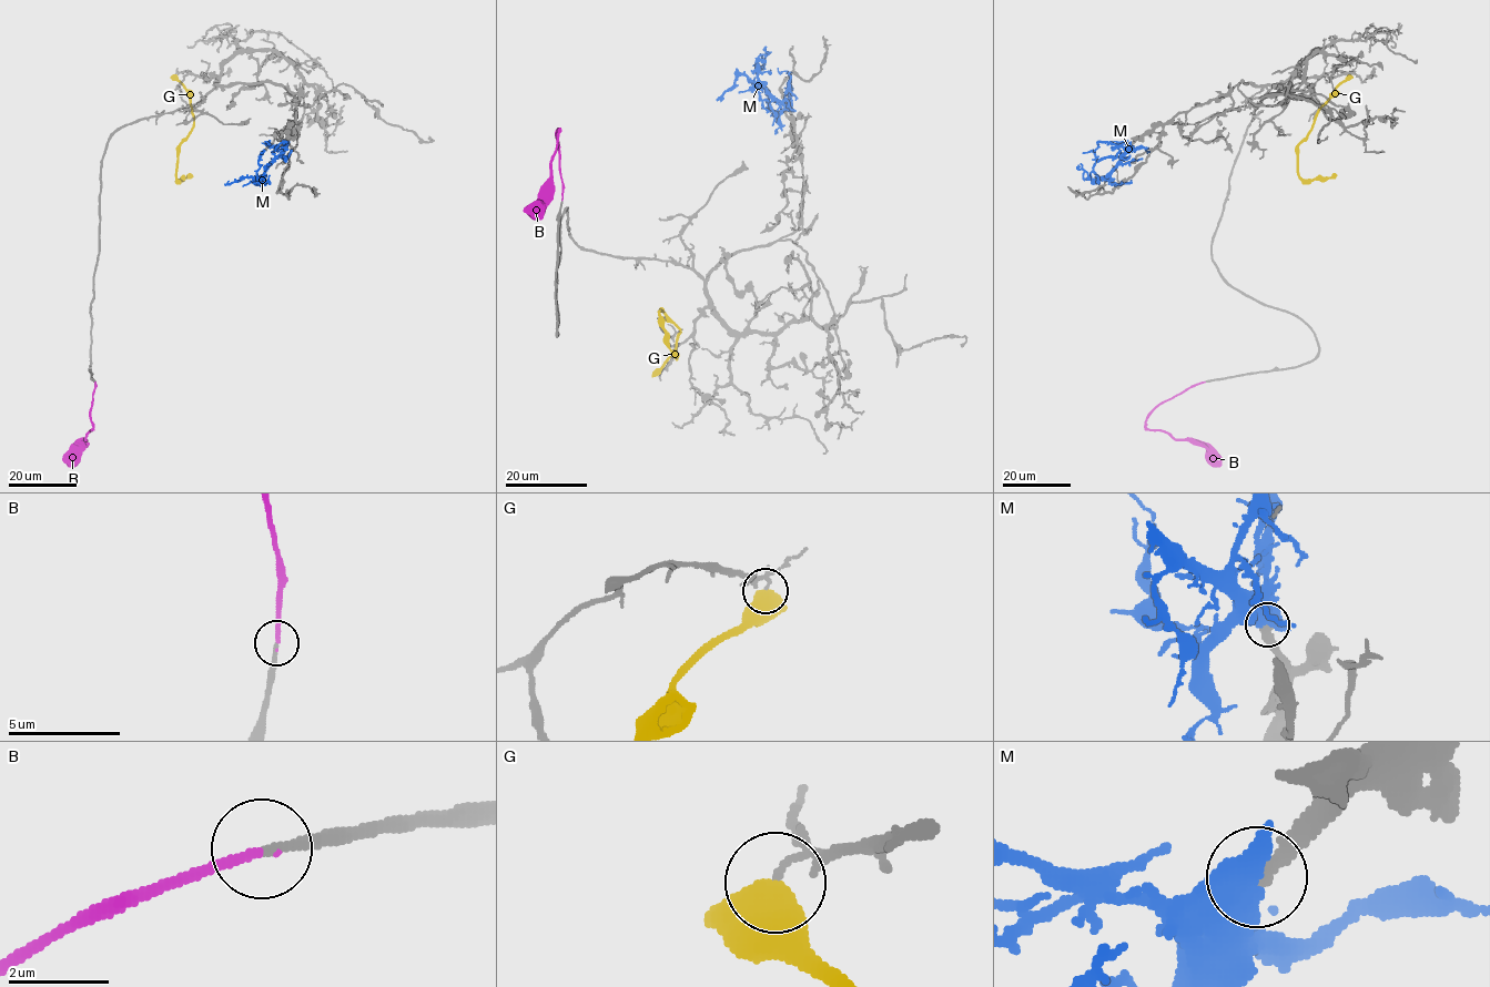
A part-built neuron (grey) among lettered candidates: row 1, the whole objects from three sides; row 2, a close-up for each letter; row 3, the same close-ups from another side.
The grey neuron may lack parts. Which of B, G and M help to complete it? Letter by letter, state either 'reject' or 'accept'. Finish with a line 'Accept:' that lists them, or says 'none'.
B: accept
G: reject
M: reject
Accept: B

